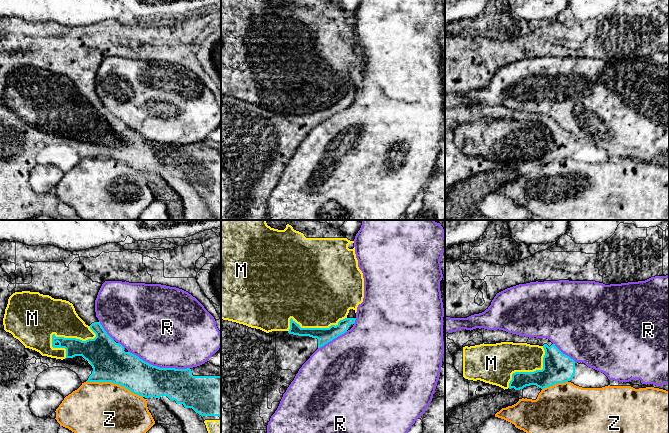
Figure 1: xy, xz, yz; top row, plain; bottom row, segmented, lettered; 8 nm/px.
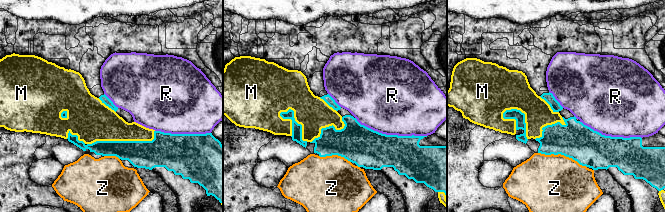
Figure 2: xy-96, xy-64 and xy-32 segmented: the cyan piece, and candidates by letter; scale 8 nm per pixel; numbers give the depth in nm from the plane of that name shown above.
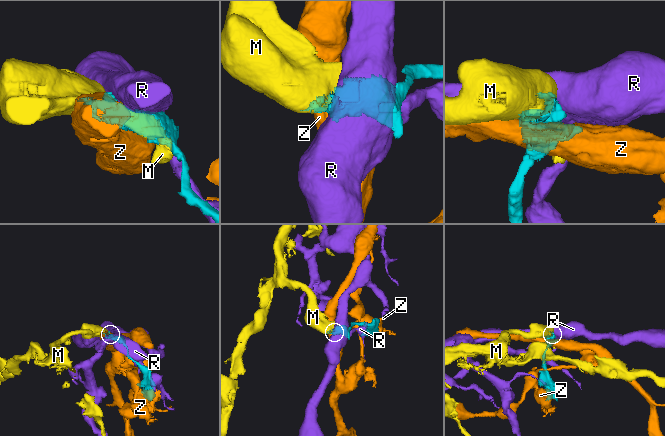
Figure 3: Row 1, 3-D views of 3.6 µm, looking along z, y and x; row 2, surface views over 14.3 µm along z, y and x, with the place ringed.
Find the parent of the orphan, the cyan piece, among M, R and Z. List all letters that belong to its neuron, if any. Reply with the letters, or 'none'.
M

